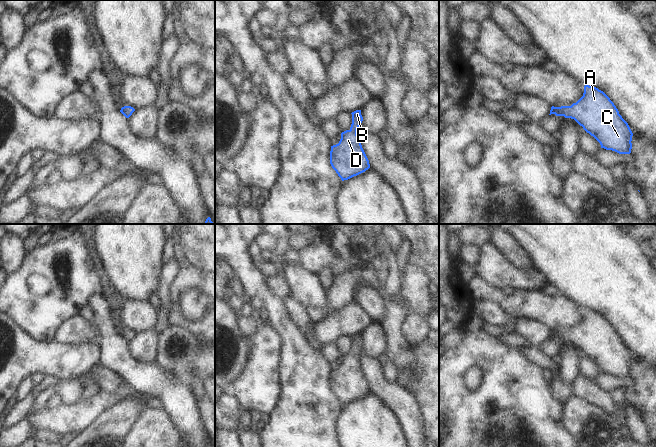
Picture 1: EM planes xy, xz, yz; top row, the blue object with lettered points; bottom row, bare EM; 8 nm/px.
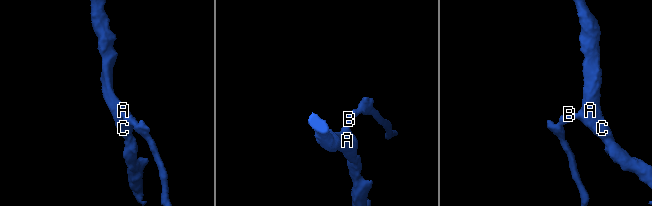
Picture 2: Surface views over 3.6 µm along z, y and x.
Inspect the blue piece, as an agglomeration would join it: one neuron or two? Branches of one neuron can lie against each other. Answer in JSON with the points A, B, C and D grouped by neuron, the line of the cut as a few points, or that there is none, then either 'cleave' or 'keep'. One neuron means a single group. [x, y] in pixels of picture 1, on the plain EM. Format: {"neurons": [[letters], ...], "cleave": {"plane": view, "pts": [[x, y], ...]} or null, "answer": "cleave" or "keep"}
{"neurons": [["A", "B", "C", "D"]], "cleave": null, "answer": "keep"}

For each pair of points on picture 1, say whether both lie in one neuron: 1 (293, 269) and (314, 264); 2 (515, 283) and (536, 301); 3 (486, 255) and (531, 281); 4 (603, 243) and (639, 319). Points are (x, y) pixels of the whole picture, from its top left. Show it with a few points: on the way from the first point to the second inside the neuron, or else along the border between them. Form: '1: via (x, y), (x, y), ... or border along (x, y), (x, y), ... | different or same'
1: border along (296, 264), (316, 274) | different
2: border along (515, 289), (539, 289), (543, 291) | different
3: via (497, 266), (504, 273), (520, 279) | same
4: via (603, 262), (603, 266), (627, 290), (634, 300) | same

